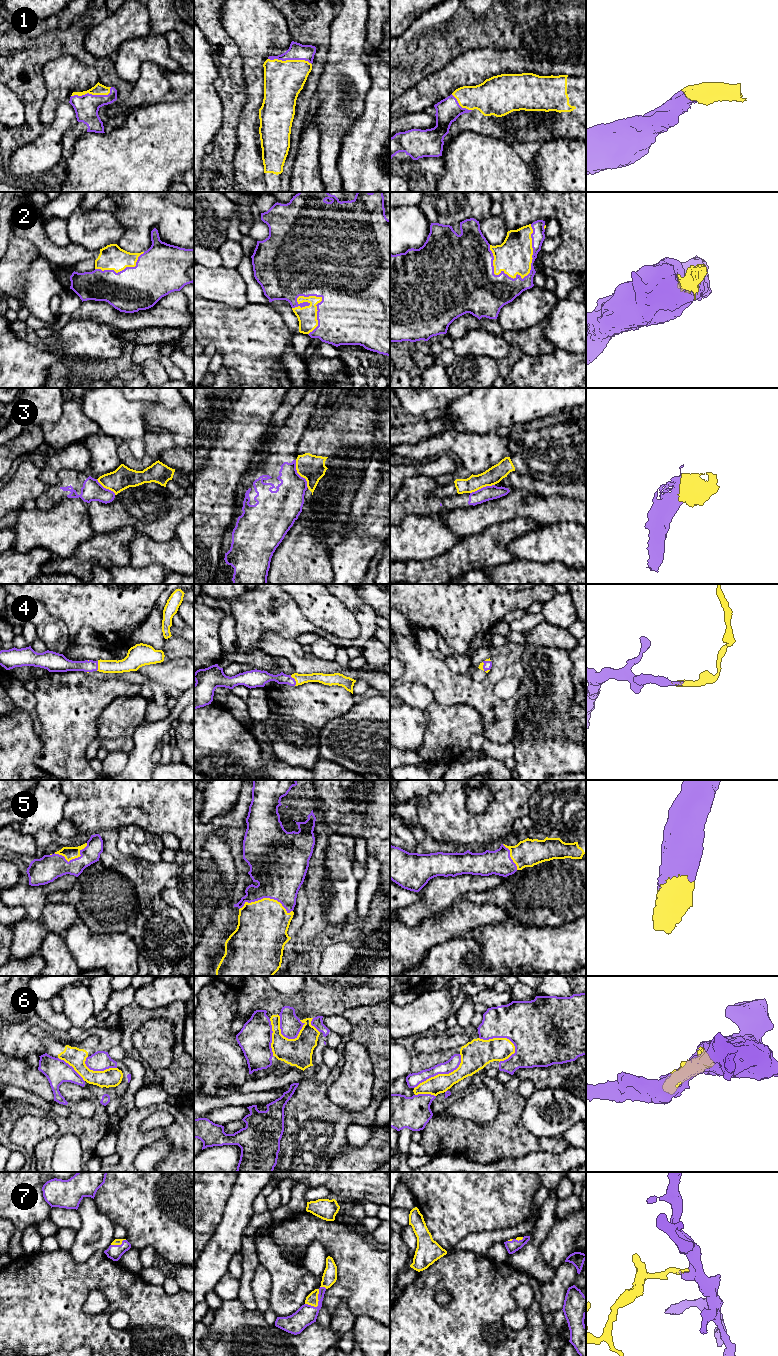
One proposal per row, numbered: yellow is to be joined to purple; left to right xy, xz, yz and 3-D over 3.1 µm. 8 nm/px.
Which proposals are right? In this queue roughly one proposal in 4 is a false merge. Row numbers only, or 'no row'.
1, 2, 4, 5, 7

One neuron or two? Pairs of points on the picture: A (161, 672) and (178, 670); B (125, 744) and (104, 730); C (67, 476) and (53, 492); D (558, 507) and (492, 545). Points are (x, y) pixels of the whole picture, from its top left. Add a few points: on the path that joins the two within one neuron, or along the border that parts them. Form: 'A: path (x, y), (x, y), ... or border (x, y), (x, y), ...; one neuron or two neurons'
A: path (165, 672), (174, 672); one neuron
B: border (98, 736), (104, 738), (131, 737); two neurons
C: path (67, 480), (57, 490); one neuron
D: border (509, 521), (515, 518), (530, 518), (538, 526); two neurons

